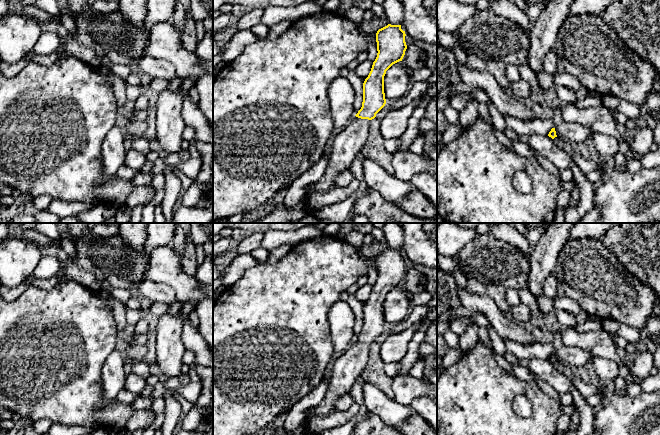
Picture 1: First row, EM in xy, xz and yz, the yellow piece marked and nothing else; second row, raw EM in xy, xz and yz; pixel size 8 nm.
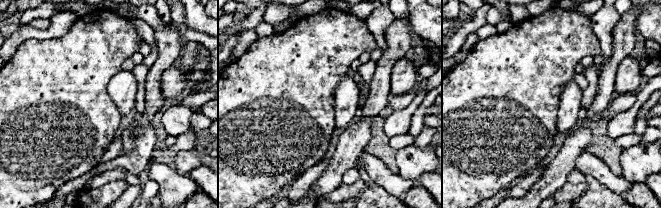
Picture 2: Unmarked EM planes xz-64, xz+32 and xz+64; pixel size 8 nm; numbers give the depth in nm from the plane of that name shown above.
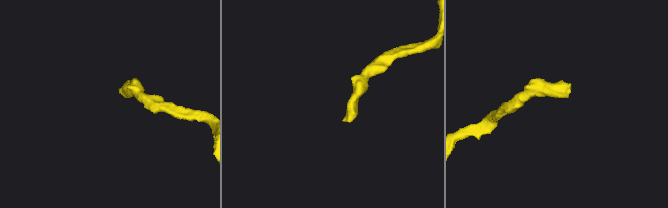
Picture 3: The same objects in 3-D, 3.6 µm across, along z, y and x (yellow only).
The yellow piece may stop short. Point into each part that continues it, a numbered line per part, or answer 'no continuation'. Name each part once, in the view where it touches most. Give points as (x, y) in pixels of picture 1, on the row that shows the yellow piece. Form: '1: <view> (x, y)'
1: xz (347, 144)

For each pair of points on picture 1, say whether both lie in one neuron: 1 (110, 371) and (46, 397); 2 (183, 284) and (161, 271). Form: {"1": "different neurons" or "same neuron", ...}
{"1": "different neurons", "2": "same neuron"}

